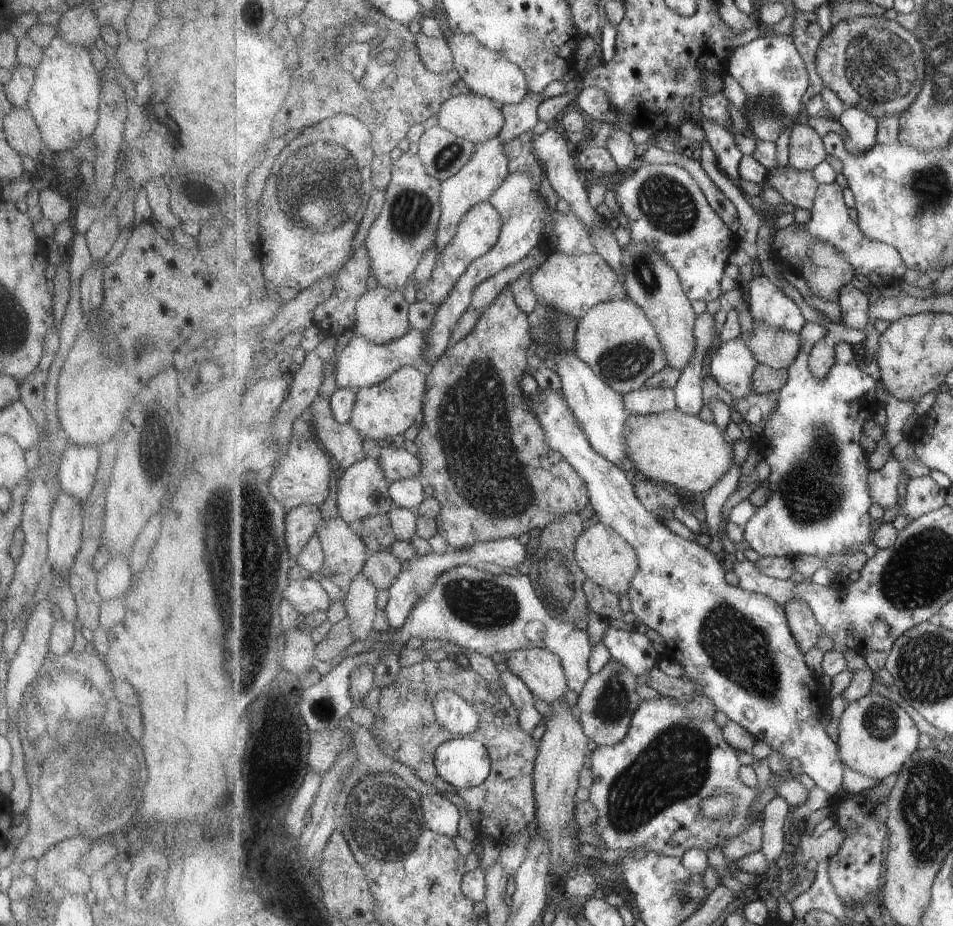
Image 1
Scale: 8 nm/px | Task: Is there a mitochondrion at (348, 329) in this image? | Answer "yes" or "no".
no

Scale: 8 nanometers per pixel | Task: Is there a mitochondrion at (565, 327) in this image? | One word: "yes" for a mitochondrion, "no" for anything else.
yes

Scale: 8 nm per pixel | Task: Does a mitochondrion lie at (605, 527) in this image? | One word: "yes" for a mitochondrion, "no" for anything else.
no

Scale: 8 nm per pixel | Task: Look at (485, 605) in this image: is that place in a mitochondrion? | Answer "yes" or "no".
yes

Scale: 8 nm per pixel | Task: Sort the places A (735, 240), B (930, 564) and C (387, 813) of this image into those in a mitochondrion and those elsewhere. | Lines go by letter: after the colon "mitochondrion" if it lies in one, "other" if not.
A: other
B: mitochondrion
C: mitochondrion

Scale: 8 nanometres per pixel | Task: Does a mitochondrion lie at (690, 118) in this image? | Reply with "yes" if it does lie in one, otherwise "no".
no

